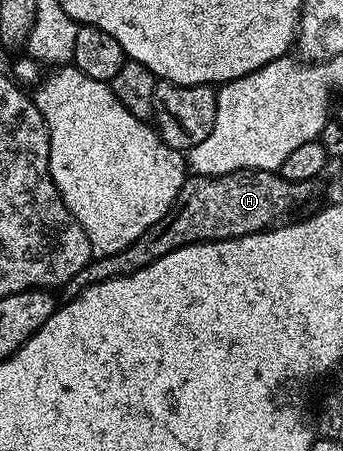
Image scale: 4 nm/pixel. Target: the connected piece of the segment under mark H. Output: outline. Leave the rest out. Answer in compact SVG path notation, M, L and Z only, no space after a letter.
M236 171L230 175L193 175L186 178L168 213L159 217L143 237L131 241L127 249L96 256L82 271L75 273L75 277L64 285L64 298L71 300L96 283L139 273L139 269L147 269L147 265L159 261L159 257L167 257L167 253L180 247L192 243L213 243L216 239L241 239L272 228L278 221L289 217L284 215L311 202L317 195L317 185L314 180L292 183L275 171Z

